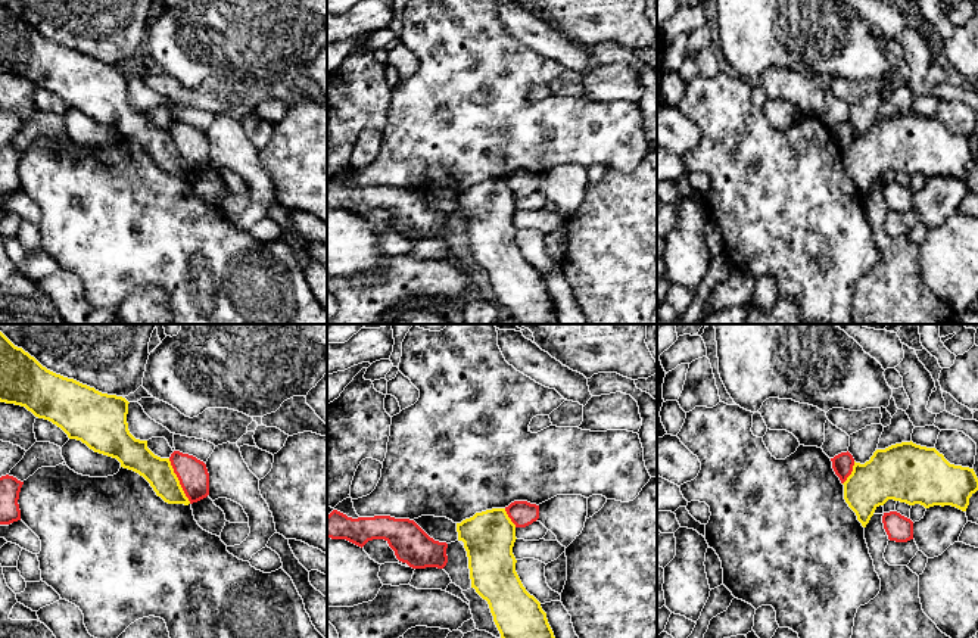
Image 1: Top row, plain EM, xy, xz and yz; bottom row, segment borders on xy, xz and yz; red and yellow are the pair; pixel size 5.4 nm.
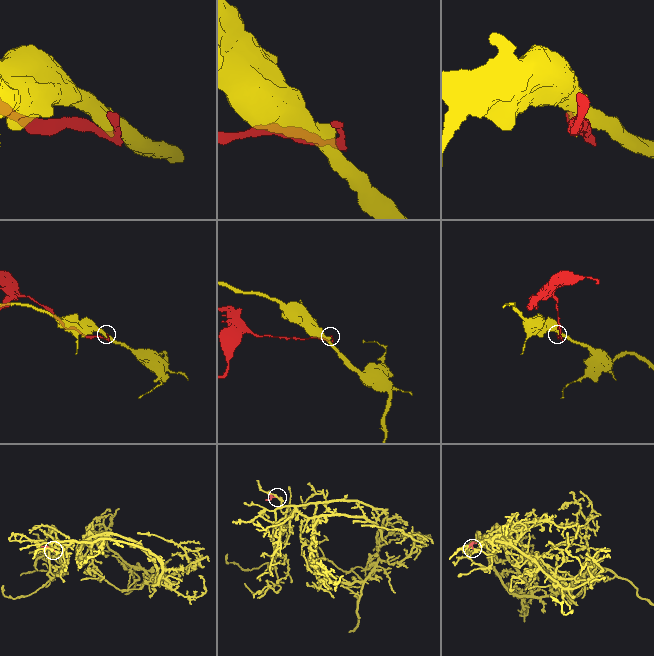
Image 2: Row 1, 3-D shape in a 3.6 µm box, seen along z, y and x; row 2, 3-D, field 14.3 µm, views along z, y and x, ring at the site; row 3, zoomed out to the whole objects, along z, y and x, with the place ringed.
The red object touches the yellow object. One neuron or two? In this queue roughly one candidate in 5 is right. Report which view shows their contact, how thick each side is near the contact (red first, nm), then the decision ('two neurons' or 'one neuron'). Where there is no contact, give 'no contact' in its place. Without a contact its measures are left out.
meets red in xy; 170 nm thick on the red side, 160 nm on the other; two neurons

